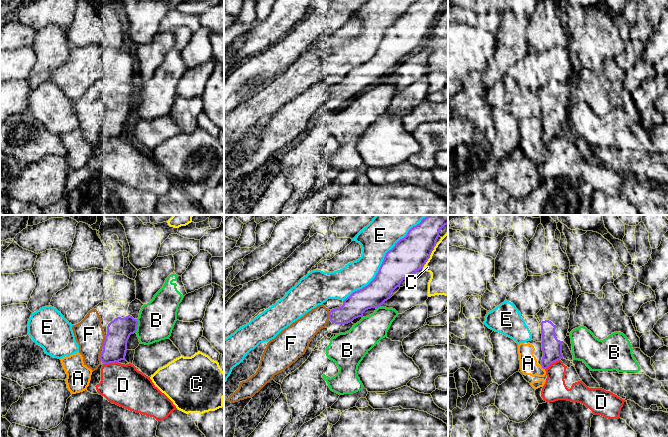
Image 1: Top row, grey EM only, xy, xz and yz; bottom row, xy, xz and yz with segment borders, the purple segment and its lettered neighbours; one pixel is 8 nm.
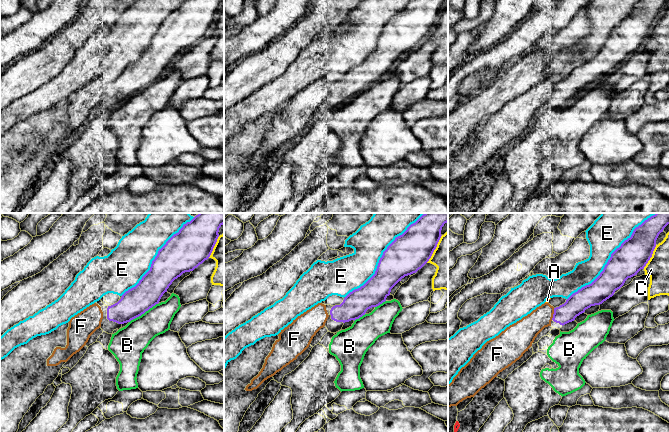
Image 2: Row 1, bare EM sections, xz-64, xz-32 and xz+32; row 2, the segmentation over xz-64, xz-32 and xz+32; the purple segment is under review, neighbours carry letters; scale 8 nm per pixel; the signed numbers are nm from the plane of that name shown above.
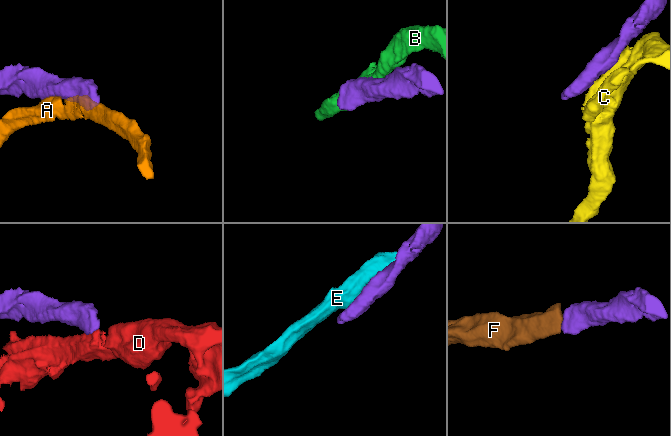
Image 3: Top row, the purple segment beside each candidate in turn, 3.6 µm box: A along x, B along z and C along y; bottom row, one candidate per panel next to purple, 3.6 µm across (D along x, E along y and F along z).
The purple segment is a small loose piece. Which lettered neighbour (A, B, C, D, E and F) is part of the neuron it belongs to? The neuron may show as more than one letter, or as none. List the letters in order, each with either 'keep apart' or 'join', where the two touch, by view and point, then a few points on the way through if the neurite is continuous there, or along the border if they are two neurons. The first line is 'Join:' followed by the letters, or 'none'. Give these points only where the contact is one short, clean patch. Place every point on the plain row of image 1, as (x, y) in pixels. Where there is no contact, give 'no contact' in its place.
Join: F
A: keep apart | yz (543, 144)
B: keep apart | xy (136, 102) | along xy (137, 95), (137, 106), (135, 108)
C: keep apart | xz (429, 32) | along xz (436, 20), (422, 44)
D: keep apart | xy (110, 138)
E: keep apart | xz (381, 41)
F: join | xy (104, 118)

